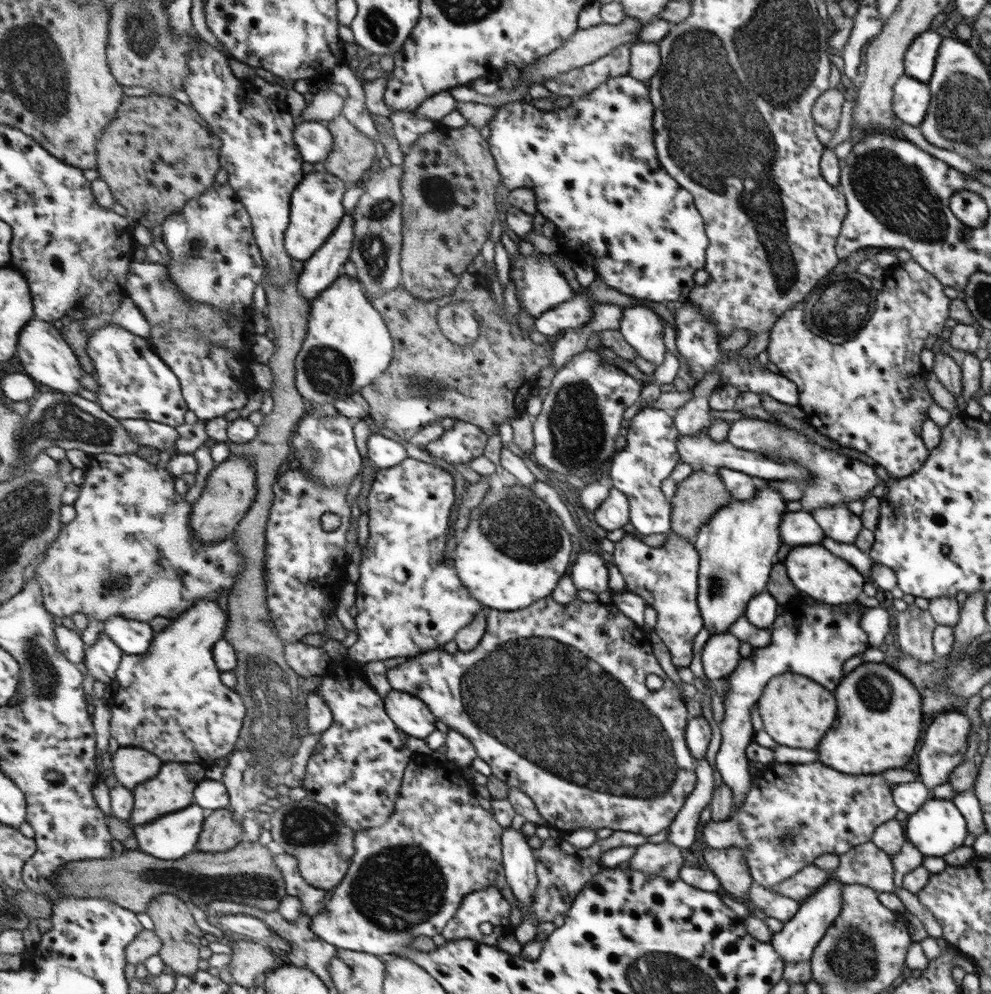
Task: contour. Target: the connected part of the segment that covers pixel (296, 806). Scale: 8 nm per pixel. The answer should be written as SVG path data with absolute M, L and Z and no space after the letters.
M308 796L270 812L273 838L280 843L286 853L300 860L300 870L304 878L312 886L330 893L337 889L349 873L352 858L356 856L357 832L336 810Z

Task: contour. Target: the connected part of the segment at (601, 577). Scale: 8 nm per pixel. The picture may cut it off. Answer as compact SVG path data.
M585 549L578 554L569 576L578 590L596 593L609 590L609 581L613 577L611 568L600 554Z

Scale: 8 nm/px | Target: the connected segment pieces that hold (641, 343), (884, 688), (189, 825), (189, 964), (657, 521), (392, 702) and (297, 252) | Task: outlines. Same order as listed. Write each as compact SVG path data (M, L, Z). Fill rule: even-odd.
M636 304L622 308L619 332L640 358L657 367L667 350L663 330L662 318L651 307Z
M864 662L850 671L836 690L838 716L822 738L818 760L844 774L880 774L910 762L922 730L921 692L888 663Z
M192 805L185 810L168 814L149 825L135 826L140 849L162 860L180 860L186 857L198 850L208 815L208 811L203 806Z
M166 893L156 898L147 910L147 914L155 923L155 930L165 943L160 956L168 966L182 976L194 976L200 972L200 962L202 962L200 948L209 939L208 934L198 926L194 918L193 905L180 895Z
M648 407L646 412L636 414L628 421L625 435L627 445L614 457L607 472L614 488L629 499L629 522L639 534L666 534L672 528L673 508L671 500L662 492L662 481L668 479L680 462L676 448L679 430L674 426L674 419L668 411Z
M390 690L383 699L385 710L390 710L390 719L398 722L398 728L413 738L426 739L436 730L436 718L428 704L416 695L405 691Z
M330 172L308 173L302 184L298 185L293 195L292 222L286 238L286 248L296 261L302 261L304 264L310 261L337 233L347 216L344 210L344 194L347 194L349 189L342 178Z

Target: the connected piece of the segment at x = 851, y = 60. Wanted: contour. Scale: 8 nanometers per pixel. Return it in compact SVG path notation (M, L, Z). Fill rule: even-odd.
M862 6L858 8L857 14L853 18L854 26L847 43L839 52L844 59L844 74L848 76L854 85L861 84L861 76L858 74L858 66L862 64L861 52L866 42L870 42L884 26L884 20L880 16L878 6Z

